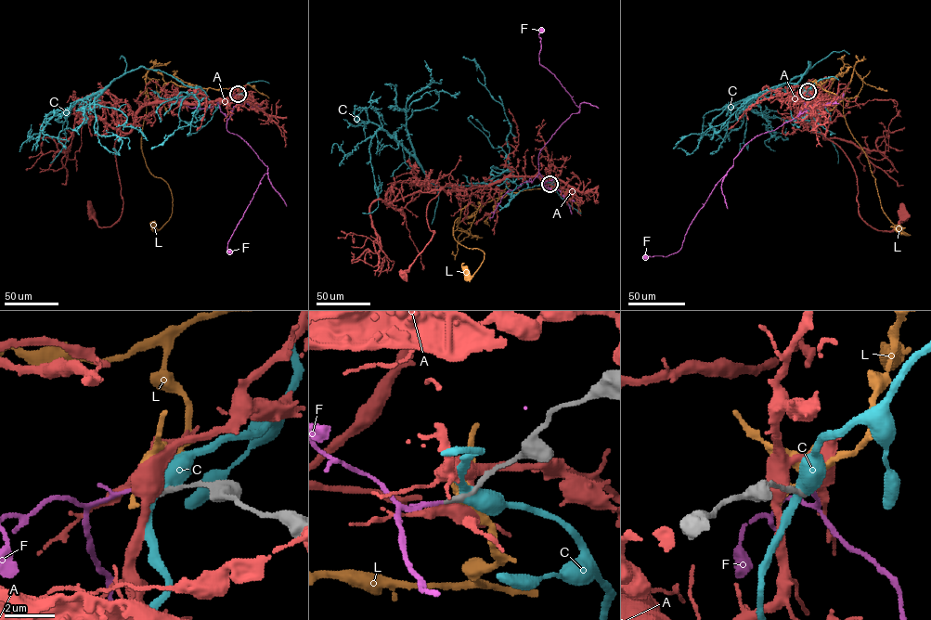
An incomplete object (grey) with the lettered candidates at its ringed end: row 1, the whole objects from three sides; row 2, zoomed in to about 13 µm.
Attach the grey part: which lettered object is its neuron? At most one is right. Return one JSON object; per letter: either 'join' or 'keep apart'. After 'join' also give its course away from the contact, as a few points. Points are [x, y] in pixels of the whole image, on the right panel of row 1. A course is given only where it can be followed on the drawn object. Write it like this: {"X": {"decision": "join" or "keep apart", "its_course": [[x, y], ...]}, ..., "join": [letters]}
{"A": {"decision": "keep apart"}, "C": {"decision": "keep apart"}, "F": {"decision": "join"}, "L": {"decision": "keep apart"}, "join": ["F"]}

